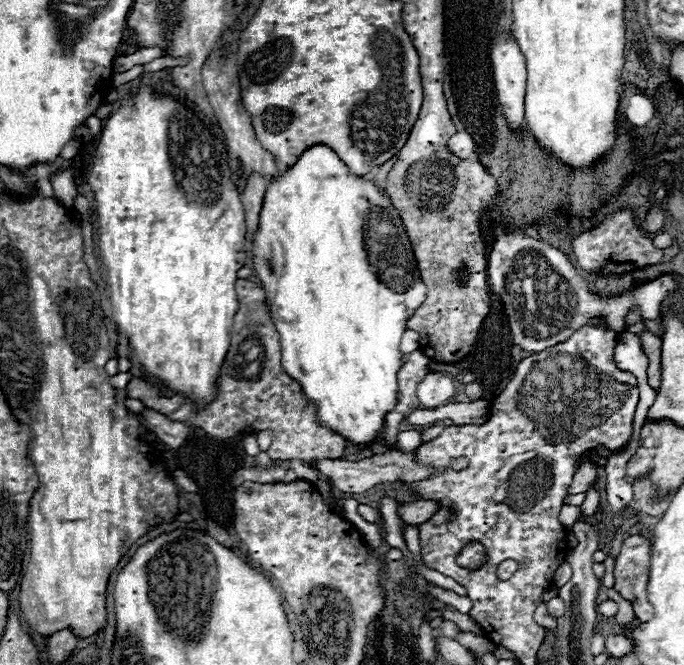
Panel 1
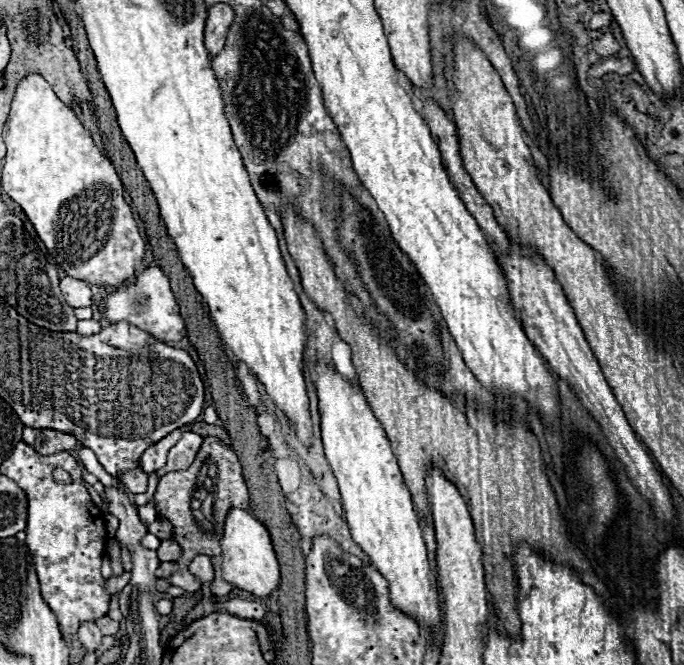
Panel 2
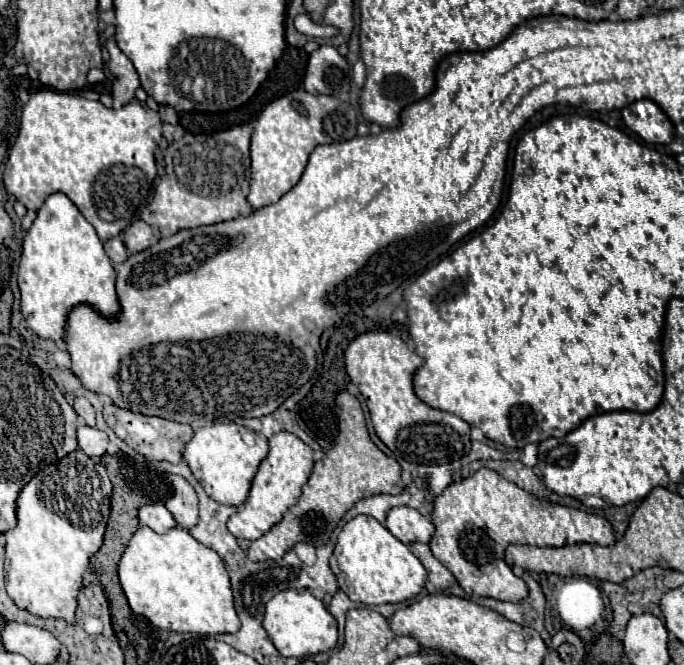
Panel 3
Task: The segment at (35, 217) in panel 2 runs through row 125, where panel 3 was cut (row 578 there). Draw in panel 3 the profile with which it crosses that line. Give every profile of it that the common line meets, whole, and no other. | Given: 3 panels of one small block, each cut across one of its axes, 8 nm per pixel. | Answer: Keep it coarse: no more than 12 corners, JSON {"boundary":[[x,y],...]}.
{"boundary":[[74,450],[20,490],[6,590],[72,622],[112,484]]}

